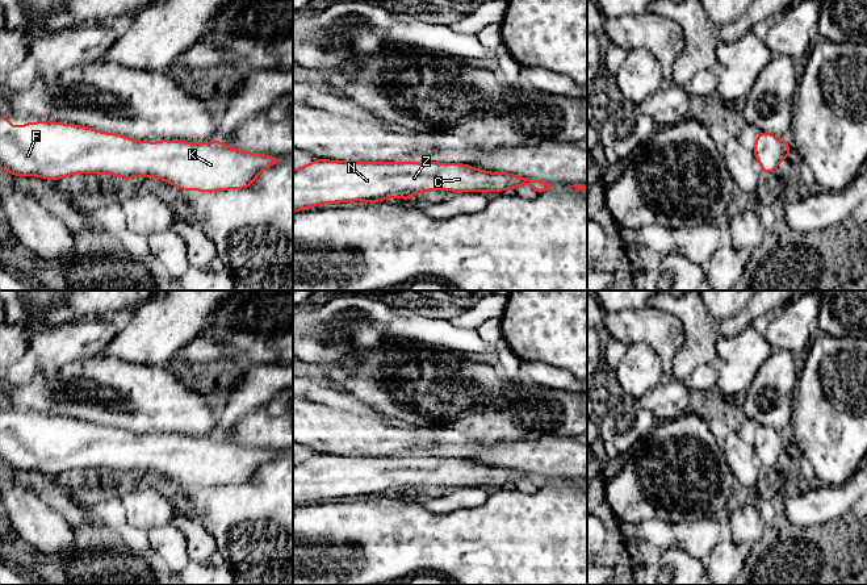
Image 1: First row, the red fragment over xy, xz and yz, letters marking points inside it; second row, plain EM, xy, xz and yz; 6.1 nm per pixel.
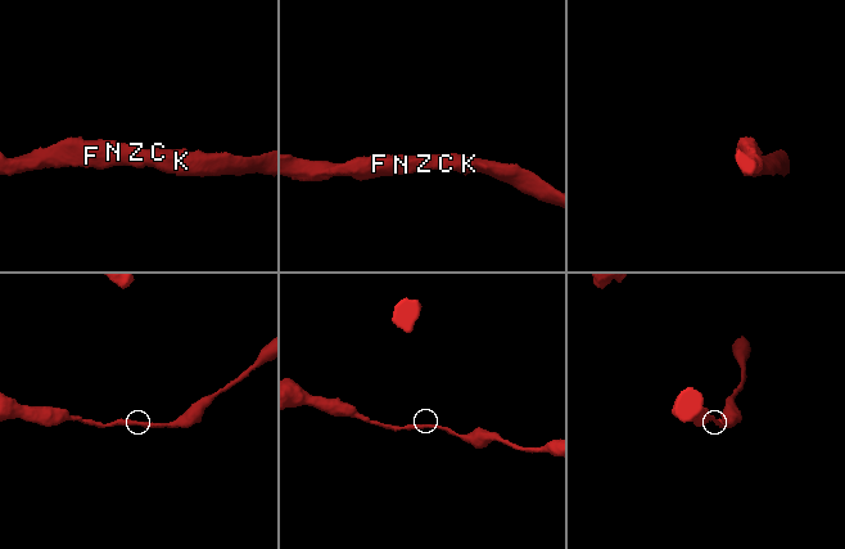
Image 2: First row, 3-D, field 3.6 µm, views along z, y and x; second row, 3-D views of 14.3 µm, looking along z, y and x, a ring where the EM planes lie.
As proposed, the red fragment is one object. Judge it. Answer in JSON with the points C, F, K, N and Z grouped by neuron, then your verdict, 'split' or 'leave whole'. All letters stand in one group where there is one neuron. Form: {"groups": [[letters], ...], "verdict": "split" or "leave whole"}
{"groups": [["C", "F", "K", "N", "Z"]], "verdict": "leave whole"}

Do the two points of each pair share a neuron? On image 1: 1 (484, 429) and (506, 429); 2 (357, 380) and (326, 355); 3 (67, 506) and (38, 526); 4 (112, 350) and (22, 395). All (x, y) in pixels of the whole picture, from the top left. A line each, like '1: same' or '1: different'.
1: same
2: different
3: different
4: different

